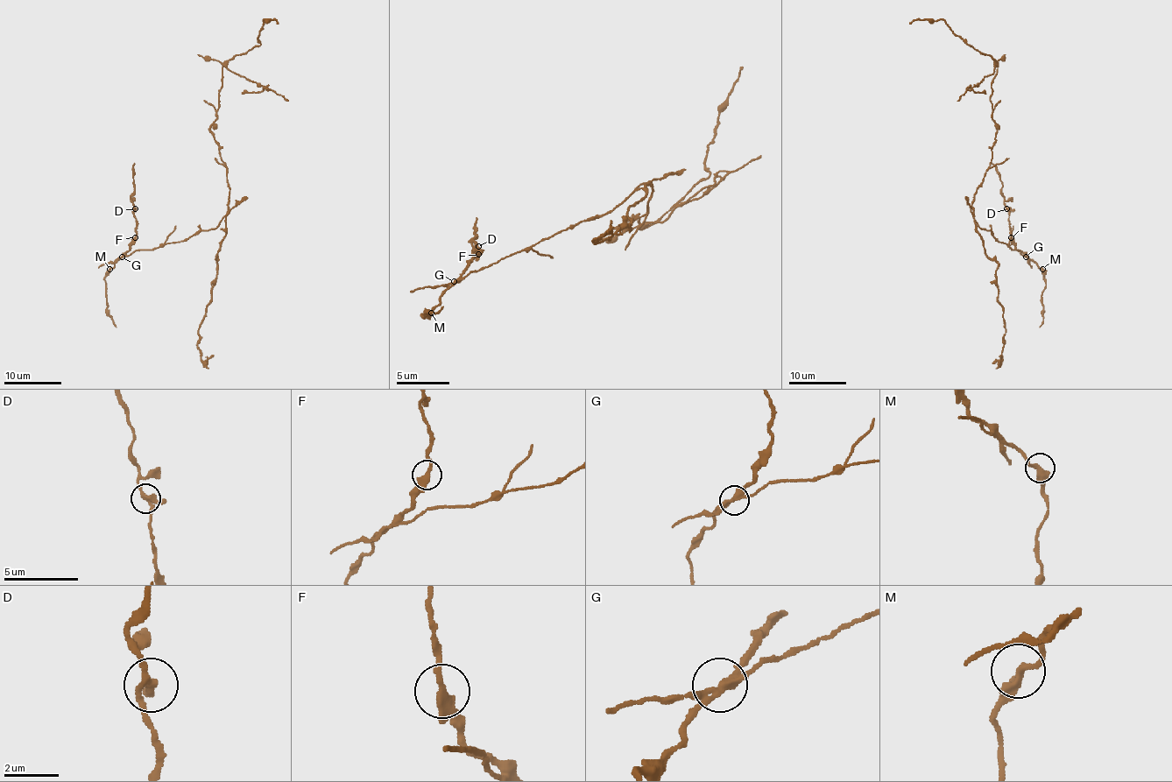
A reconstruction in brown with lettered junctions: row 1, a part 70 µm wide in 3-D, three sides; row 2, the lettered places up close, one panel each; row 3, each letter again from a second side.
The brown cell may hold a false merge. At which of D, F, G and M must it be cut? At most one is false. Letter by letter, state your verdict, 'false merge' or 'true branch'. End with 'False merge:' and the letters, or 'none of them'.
D: true branch
F: true branch
G: false merge
M: true branch
False merge: G

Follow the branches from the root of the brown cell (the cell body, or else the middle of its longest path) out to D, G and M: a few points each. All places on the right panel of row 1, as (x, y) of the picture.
D: (980, 186), (971, 205), (974, 220), (981, 228), (990, 230), (999, 242), (1022, 255), (1011, 236), (1006, 208)
G: (980, 186), (971, 205), (974, 220), (981, 228), (990, 230), (999, 242), (1011, 249), (1017, 249), (1026, 257)
M: (980, 186), (971, 205), (977, 224), (990, 230), (999, 242), (1011, 249), (1017, 249), (1042, 269)

